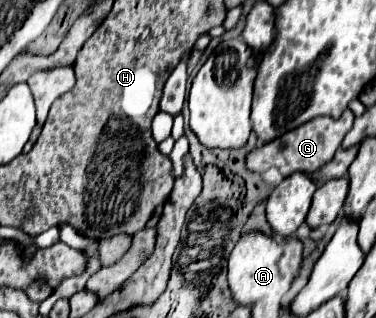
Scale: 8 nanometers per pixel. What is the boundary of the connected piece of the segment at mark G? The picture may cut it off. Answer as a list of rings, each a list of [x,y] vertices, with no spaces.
[[[347,108],[343,112],[343,116],[339,120],[333,118],[313,118],[311,122],[305,124],[275,138],[275,142],[269,142],[267,146],[259,146],[255,148],[249,156],[247,156],[247,166],[251,166],[251,170],[255,172],[265,172],[269,168],[279,168],[279,172],[287,178],[295,172],[303,172],[303,174],[311,174],[315,170],[319,170],[321,166],[325,166],[337,152],[337,148],[341,146],[345,134],[351,130],[353,126],[353,112]]]

